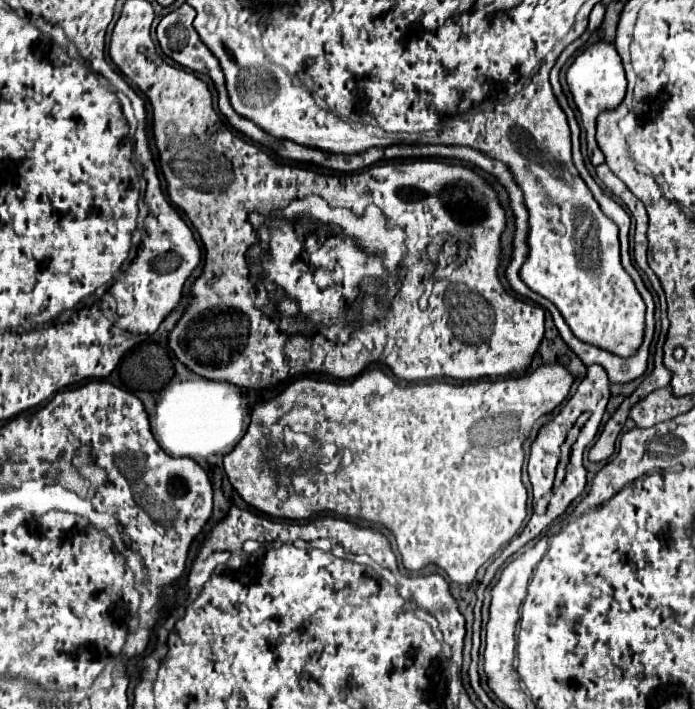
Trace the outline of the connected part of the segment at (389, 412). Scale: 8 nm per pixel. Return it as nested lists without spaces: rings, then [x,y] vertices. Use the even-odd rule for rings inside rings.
[[[558,363],[540,365],[516,378],[496,381],[482,378],[461,383],[441,379],[398,384],[382,369],[364,371],[346,383],[300,377],[274,399],[258,403],[246,435],[224,457],[224,473],[248,505],[274,519],[308,521],[320,513],[336,513],[380,523],[394,533],[402,565],[408,571],[436,565],[446,571],[452,583],[470,585],[476,571],[520,531],[528,503],[528,491],[520,473],[524,463],[522,445],[536,421],[552,415],[568,397],[572,383],[574,377],[570,371]],[[285,427],[303,433],[318,431],[324,441],[336,447],[348,447],[352,451],[352,465],[338,469],[339,475],[322,475],[318,479],[318,491],[306,501],[278,501],[274,497],[278,489],[276,471],[264,459],[264,449],[270,437],[282,436]]]

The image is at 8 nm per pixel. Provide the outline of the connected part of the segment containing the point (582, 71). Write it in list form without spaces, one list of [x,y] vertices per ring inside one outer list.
[[[596,43],[590,45],[584,53],[580,53],[574,63],[570,65],[568,73],[566,73],[566,83],[568,89],[572,93],[572,99],[580,111],[582,117],[582,125],[586,129],[586,139],[588,139],[588,159],[594,167],[604,163],[604,153],[600,151],[594,135],[596,135],[596,117],[602,111],[610,111],[616,109],[626,93],[626,77],[624,77],[624,69],[622,69],[622,61],[620,55],[616,53],[616,47],[612,43]]]

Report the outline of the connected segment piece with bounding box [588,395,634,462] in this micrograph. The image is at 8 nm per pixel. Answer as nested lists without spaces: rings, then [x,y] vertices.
[[[628,397],[616,411],[614,415],[608,419],[608,423],[604,425],[598,441],[592,445],[592,449],[589,450],[588,459],[592,462],[599,462],[608,459],[614,452],[616,447],[616,437],[620,435],[626,419],[628,419],[628,409],[632,405],[632,397]]]

